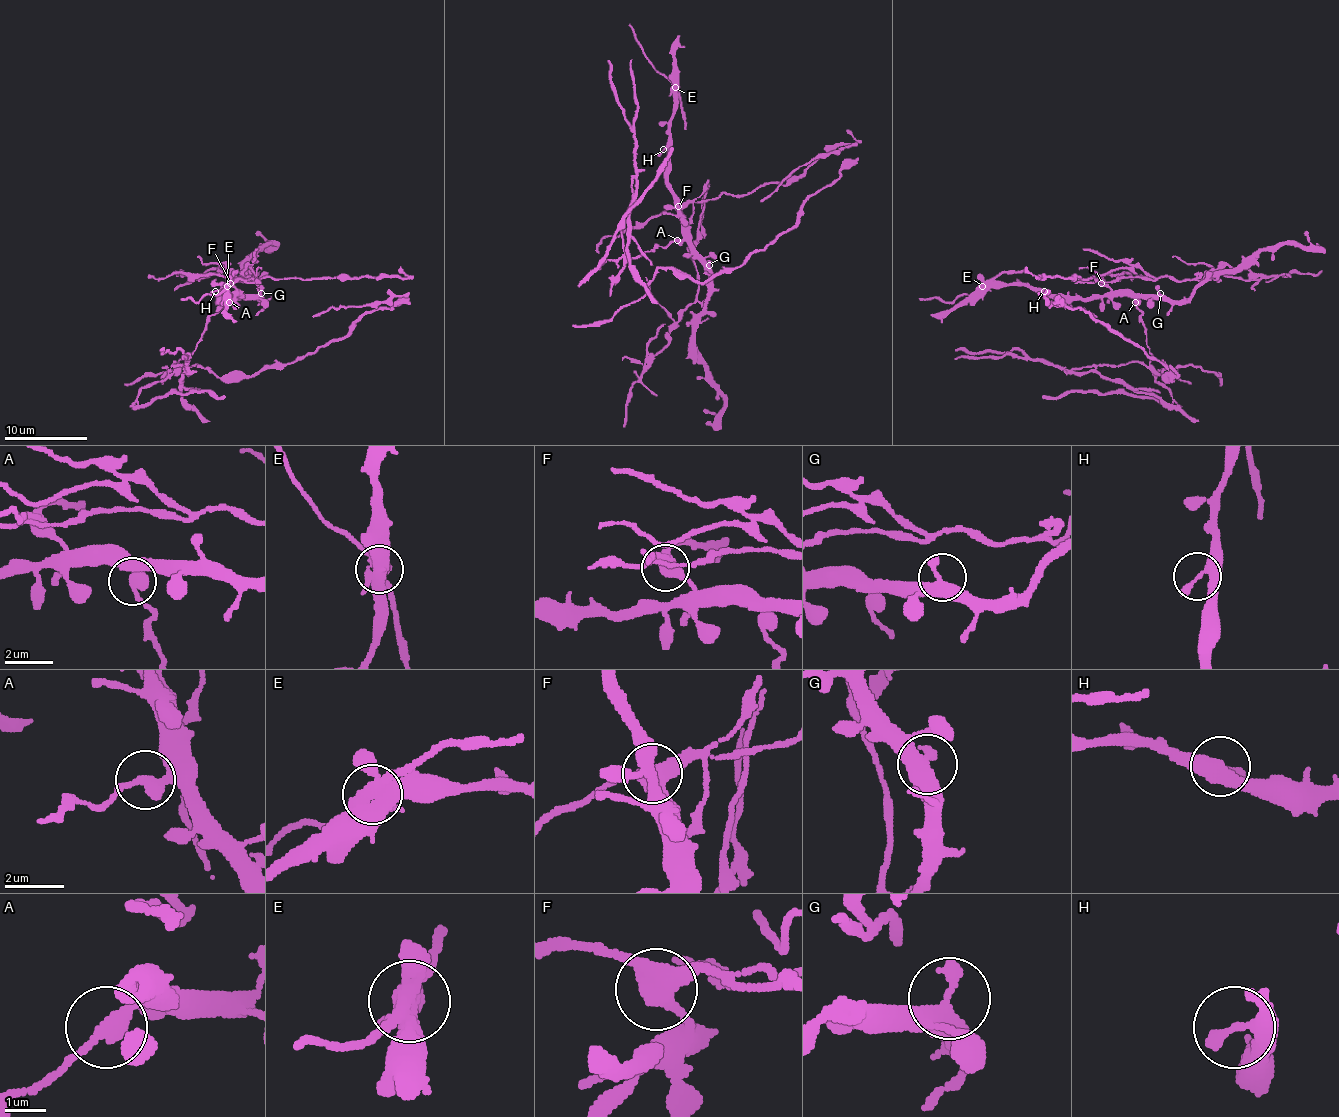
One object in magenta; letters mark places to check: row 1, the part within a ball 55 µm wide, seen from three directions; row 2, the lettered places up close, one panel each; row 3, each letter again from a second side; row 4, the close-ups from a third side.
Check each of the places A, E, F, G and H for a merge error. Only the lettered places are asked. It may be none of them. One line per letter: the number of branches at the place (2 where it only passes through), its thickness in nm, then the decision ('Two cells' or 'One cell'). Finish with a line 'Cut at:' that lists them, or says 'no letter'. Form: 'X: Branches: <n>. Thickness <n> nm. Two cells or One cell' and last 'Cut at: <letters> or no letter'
A: Branches: 2. Thickness 360 nm. Two cells
E: Branches: 4. Thickness 480 nm. Two cells
F: Branches: 3. Thickness 480 nm. Two cells
G: Branches: 3. Thickness 400 nm. One cell
H: Branches: 1. Thickness 400 nm. One cell
Cut at: A, E, F

